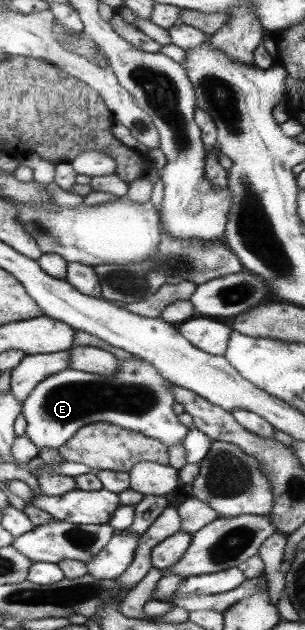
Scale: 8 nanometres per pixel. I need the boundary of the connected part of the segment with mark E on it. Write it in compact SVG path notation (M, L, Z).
M133 355L132 359L120 361L119 369L114 375L95 375L71 368L55 372L43 378L21 404L20 413L26 423L24 436L31 440L38 451L43 448L57 451L80 427L97 421L113 423L123 429L142 433L145 437L160 441L165 448L171 448L173 444L177 445L182 441L189 429L181 425L171 411L174 399L170 392L170 385L171 383L163 379L154 367Z

